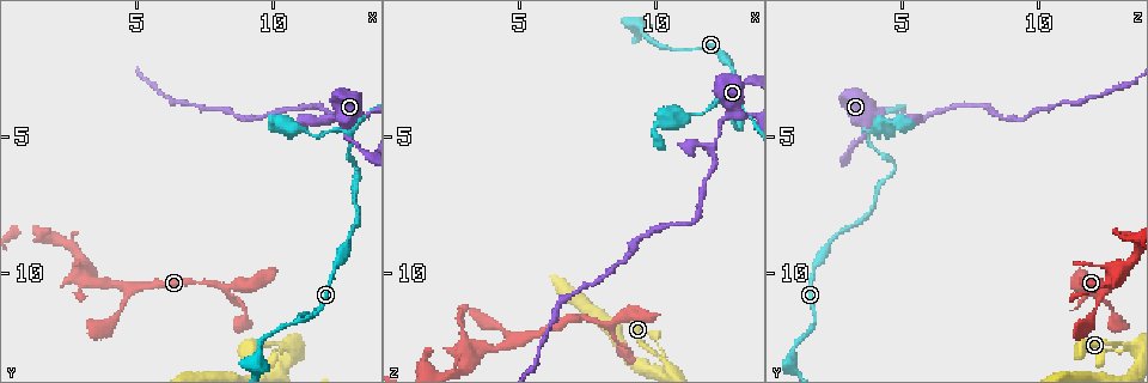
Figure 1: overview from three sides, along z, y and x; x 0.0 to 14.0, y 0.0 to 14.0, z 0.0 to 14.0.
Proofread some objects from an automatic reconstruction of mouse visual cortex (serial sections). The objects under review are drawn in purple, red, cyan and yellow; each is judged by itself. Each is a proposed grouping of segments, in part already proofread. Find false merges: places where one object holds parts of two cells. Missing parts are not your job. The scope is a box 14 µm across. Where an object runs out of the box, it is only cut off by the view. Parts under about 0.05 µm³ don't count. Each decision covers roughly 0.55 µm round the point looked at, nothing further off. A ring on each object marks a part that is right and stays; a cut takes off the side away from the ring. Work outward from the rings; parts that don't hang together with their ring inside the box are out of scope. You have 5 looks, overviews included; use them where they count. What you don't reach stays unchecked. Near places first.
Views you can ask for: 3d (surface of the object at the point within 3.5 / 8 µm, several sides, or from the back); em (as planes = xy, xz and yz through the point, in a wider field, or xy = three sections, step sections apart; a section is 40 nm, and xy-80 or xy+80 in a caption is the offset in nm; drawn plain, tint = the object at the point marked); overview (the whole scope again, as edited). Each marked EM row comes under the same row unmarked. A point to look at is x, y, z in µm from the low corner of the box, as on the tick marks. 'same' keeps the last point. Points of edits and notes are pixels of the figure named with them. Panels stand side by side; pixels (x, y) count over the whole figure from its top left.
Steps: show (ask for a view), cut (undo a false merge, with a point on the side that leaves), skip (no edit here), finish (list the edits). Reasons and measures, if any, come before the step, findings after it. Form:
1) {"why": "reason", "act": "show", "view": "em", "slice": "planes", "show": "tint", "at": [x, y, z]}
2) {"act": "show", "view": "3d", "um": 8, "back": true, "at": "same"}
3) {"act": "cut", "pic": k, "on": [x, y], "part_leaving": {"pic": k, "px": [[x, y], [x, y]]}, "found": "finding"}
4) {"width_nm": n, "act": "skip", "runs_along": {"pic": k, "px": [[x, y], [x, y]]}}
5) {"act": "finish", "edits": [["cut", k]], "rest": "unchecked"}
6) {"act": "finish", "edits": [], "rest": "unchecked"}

{"why": "thick turns thin", "act": "show", "view": "3d", "um": 8, "at": [10.3, 12.6, 13.1]}

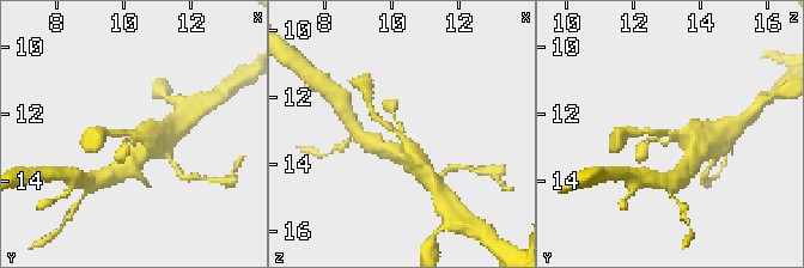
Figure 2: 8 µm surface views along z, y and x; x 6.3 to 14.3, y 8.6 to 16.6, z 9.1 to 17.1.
{"act": "show", "view": "3d", "um": 3.5, "at": [10.3, 12.6, 13.2]}

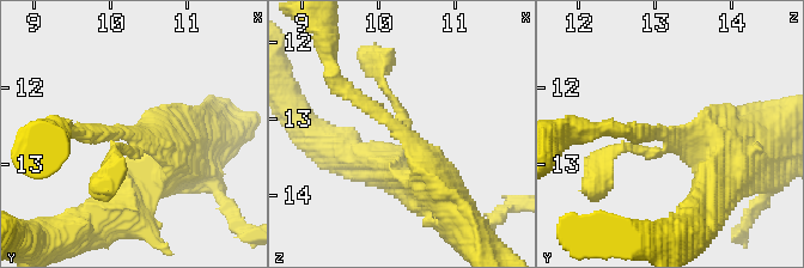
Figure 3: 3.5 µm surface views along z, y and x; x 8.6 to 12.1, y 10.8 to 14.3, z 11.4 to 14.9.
{"arms": 3, "arm_widths_nm": [150, 200, 450], "act": "show", "view": "em", "slice": "planes", "show": "tint", "at": [10.30, 12.60, 13.20]}

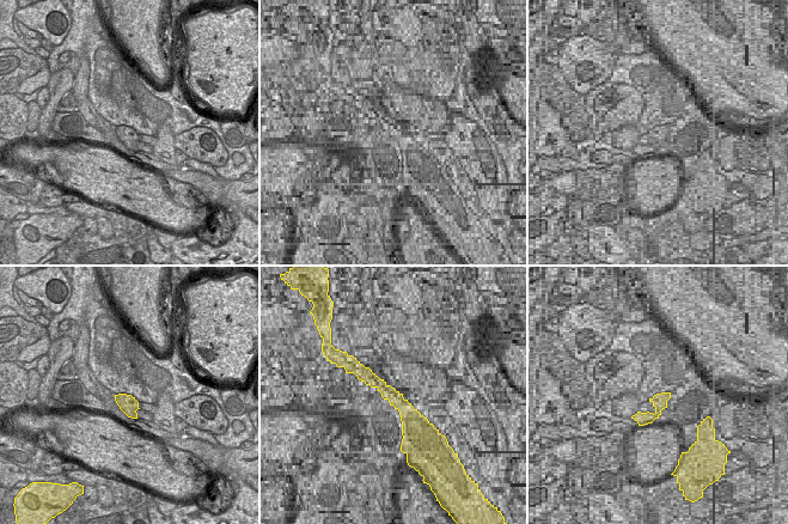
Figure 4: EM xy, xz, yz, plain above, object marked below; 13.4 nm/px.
{"act": "skip", "runs_along": {"pic": 3, "px": [[335, 83], [416, 144], [434, 193]]}, "found": "continuous, no second cell"}

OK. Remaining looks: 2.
{"why": "sharp bend", "act": "show", "view": "3d", "um": 3.5, "at": [9.4, 13.3, 0.8]}

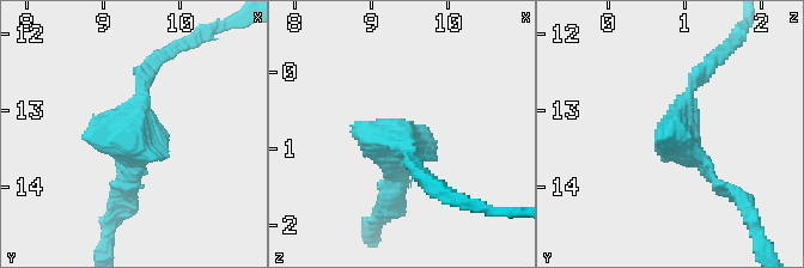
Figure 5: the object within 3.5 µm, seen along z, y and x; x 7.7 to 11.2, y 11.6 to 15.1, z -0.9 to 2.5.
{"act": "show", "view": "em", "slice": "xy", "step": 1, "show": "tint", "at": [9.45, 13.25, 0.90]}

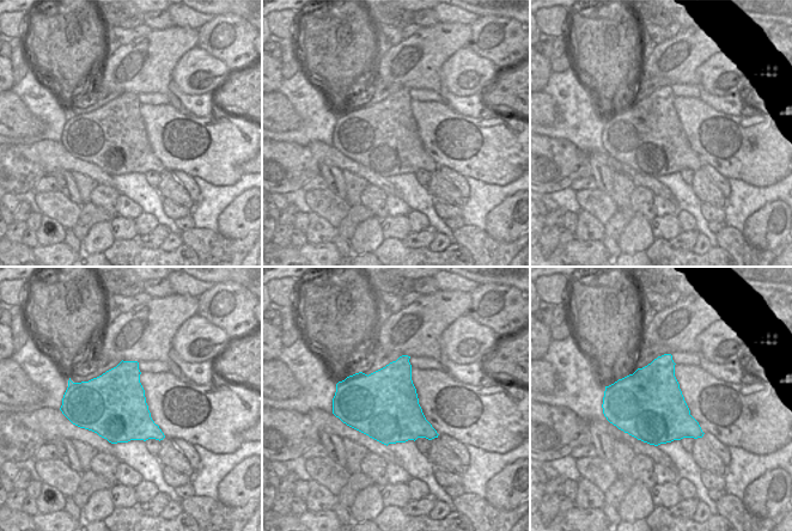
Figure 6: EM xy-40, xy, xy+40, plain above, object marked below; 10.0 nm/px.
{"width_nm": 700, "act": "skip", "runs_along": {"pic": 5, "px": [[154, 61], [136, 139], [85, 139]]}, "found": "continuous, no second cell"}

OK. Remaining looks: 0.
{"act": "finish", "edits": [], "rest": "unchecked"}

